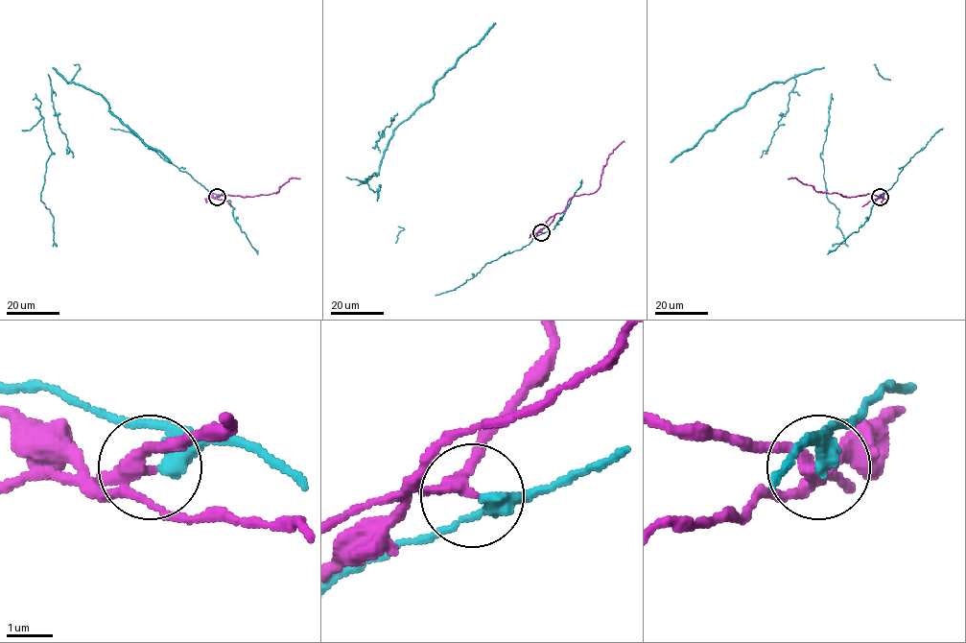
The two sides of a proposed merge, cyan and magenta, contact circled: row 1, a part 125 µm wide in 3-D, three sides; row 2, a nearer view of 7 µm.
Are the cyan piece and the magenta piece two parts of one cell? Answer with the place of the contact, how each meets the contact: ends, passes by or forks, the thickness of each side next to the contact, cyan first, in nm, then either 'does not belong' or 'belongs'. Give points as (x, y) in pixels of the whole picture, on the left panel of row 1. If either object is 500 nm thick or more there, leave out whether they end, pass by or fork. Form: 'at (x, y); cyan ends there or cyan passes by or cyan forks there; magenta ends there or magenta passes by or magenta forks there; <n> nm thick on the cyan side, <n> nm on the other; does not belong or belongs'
at (217, 197); cyan passes by; magenta passes by; 300 nm thick on the cyan side, 280 nm on the other; does not belong

